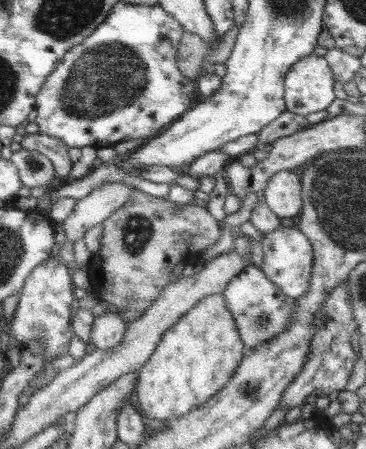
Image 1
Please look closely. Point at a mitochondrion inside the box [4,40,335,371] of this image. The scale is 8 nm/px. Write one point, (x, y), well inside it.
(105, 80)

